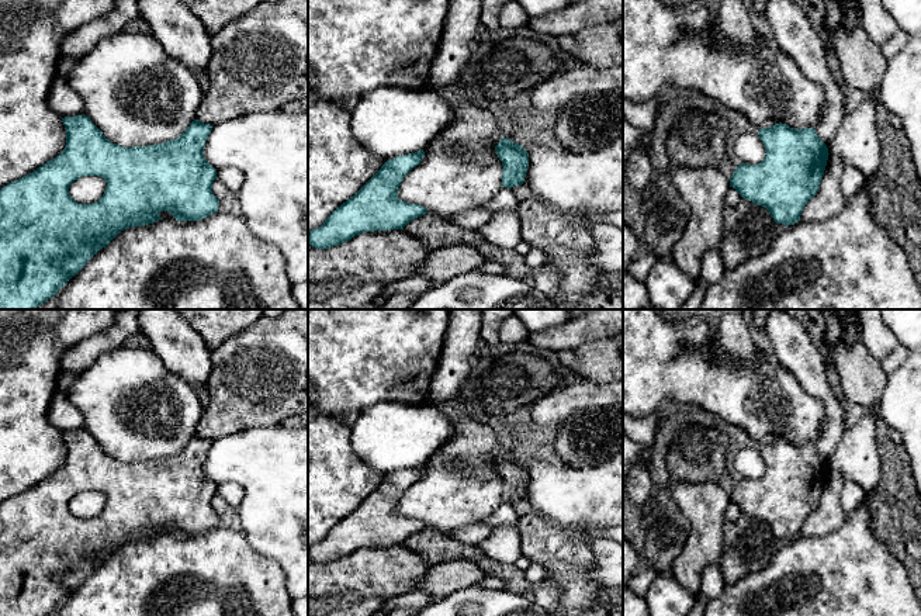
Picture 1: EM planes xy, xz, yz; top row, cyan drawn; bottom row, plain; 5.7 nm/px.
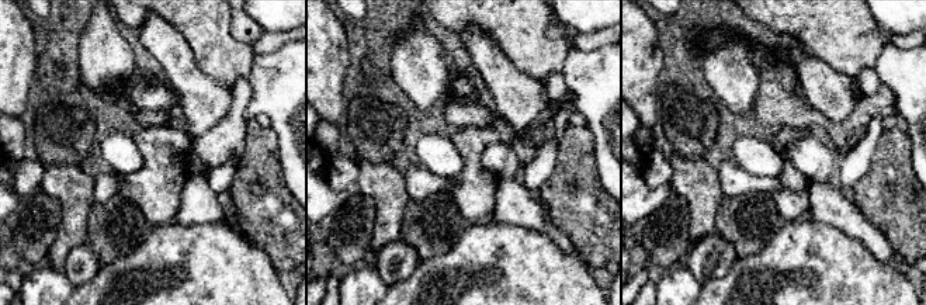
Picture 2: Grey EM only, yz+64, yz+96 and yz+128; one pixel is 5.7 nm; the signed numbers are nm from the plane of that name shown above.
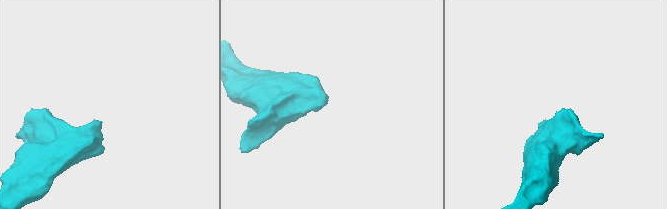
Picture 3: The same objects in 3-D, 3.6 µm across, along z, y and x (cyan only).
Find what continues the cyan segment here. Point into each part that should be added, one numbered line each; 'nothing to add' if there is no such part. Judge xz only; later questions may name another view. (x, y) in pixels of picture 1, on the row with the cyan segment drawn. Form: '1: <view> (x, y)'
nothing to add

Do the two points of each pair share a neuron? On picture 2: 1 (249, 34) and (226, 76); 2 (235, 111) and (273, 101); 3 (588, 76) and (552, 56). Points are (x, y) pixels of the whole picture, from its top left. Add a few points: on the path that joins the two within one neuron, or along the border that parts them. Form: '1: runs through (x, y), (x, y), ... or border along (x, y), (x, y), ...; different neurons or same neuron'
1: border along (231, 14), (231, 33), (250, 47); different neurons
2: border along (249, 79), (250, 101), (246, 114); different neurons
3: border along (569, 47), (561, 72); different neurons

